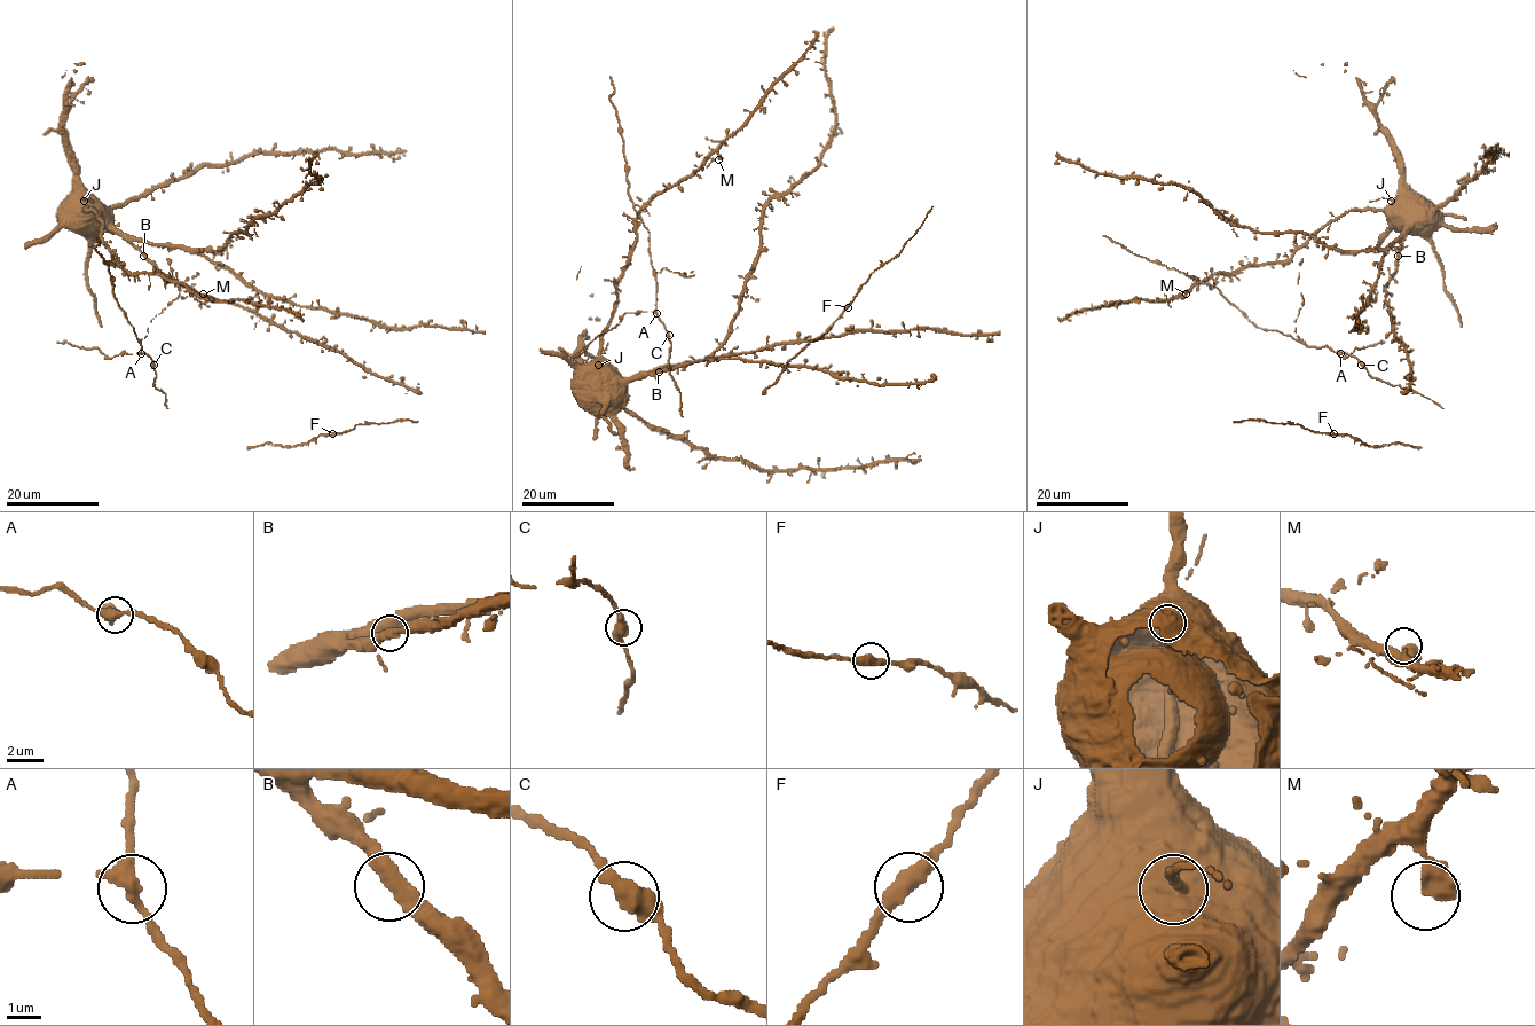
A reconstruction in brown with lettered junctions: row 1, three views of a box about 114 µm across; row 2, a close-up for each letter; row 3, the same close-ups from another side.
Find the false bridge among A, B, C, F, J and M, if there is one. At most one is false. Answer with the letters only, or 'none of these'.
none of these

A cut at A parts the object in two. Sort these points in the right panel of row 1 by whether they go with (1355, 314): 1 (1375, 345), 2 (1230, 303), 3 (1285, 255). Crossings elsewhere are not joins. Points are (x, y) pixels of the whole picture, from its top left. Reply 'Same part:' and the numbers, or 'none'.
Same part: 3

